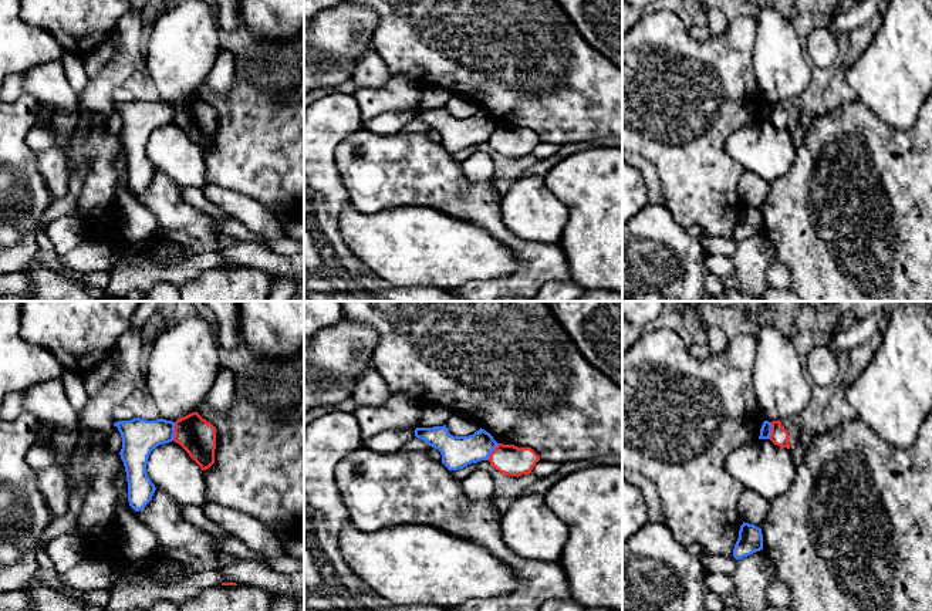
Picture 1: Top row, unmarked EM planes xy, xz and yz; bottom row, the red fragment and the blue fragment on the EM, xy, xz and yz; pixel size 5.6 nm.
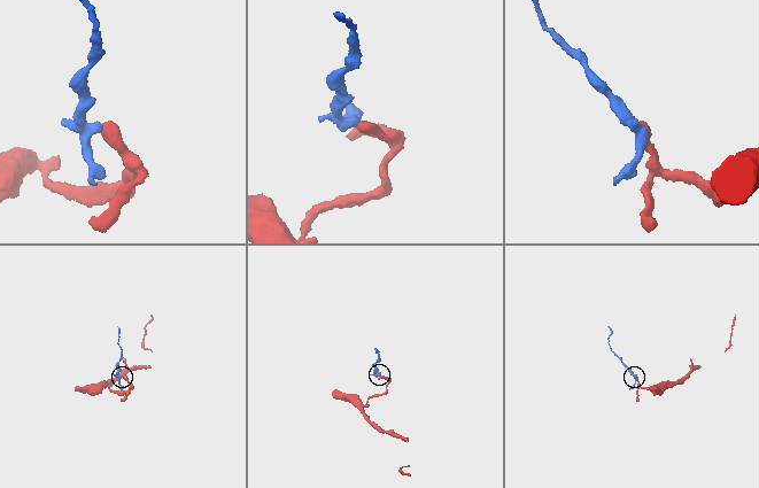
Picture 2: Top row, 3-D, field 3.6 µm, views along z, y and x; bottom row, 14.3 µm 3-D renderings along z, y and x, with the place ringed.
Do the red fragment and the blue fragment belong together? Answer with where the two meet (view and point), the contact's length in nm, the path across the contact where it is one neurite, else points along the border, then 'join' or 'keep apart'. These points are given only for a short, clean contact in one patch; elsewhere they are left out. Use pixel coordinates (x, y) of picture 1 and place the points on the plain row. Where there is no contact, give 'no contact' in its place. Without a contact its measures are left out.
contact xy (175, 112); length 110 nm; keep apart

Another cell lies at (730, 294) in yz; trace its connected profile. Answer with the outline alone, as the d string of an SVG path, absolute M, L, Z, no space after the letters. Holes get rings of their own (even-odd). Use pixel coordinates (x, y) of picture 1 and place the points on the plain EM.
M726 288L725 294L719 298L715 298L709 294L706 294L702 301L763 301L762 298L757 298L752 296L747 291L742 291L739 288Z

